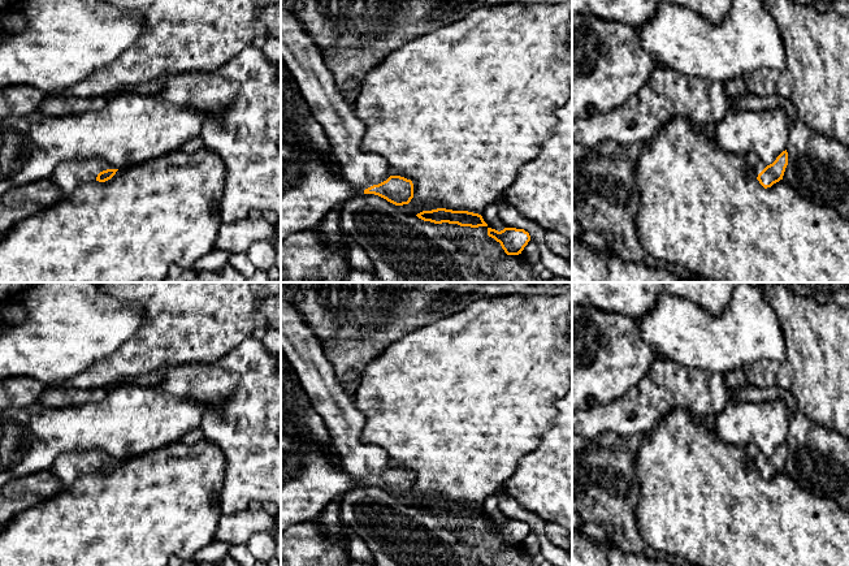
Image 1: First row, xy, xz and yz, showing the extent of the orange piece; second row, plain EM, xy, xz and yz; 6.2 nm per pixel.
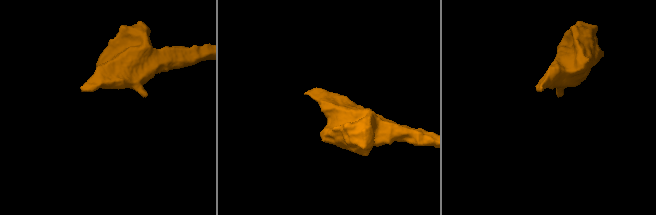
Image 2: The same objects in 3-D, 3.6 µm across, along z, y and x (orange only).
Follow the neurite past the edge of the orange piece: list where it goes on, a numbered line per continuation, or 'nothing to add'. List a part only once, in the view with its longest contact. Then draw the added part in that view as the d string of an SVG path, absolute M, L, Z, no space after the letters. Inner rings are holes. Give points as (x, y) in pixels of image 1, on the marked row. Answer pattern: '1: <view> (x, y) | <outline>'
1: xz (343, 130) | M282 5L281 60L296 82L313 117L322 126L333 155L341 164L343 178L363 193L365 189L386 181L390 177L390 167L378 154L364 152L360 148L367 128L355 115L352 101L347 100L335 86L333 73L329 70L322 57L322 51L306 33L300 21Z

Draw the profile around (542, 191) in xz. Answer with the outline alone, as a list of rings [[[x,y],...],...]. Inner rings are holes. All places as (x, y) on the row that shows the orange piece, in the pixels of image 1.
[[[572,98],[556,118],[538,155],[521,167],[502,196],[524,217],[572,243]]]

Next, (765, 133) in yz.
[[[781,108],[768,111],[729,109],[715,124],[715,142],[723,152],[754,154],[767,167],[787,150],[789,125]]]

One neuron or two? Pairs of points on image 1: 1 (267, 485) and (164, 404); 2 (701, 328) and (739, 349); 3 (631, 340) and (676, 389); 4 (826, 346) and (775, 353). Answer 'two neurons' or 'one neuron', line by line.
1: two neurons
2: one neuron
3: two neurons
4: two neurons

